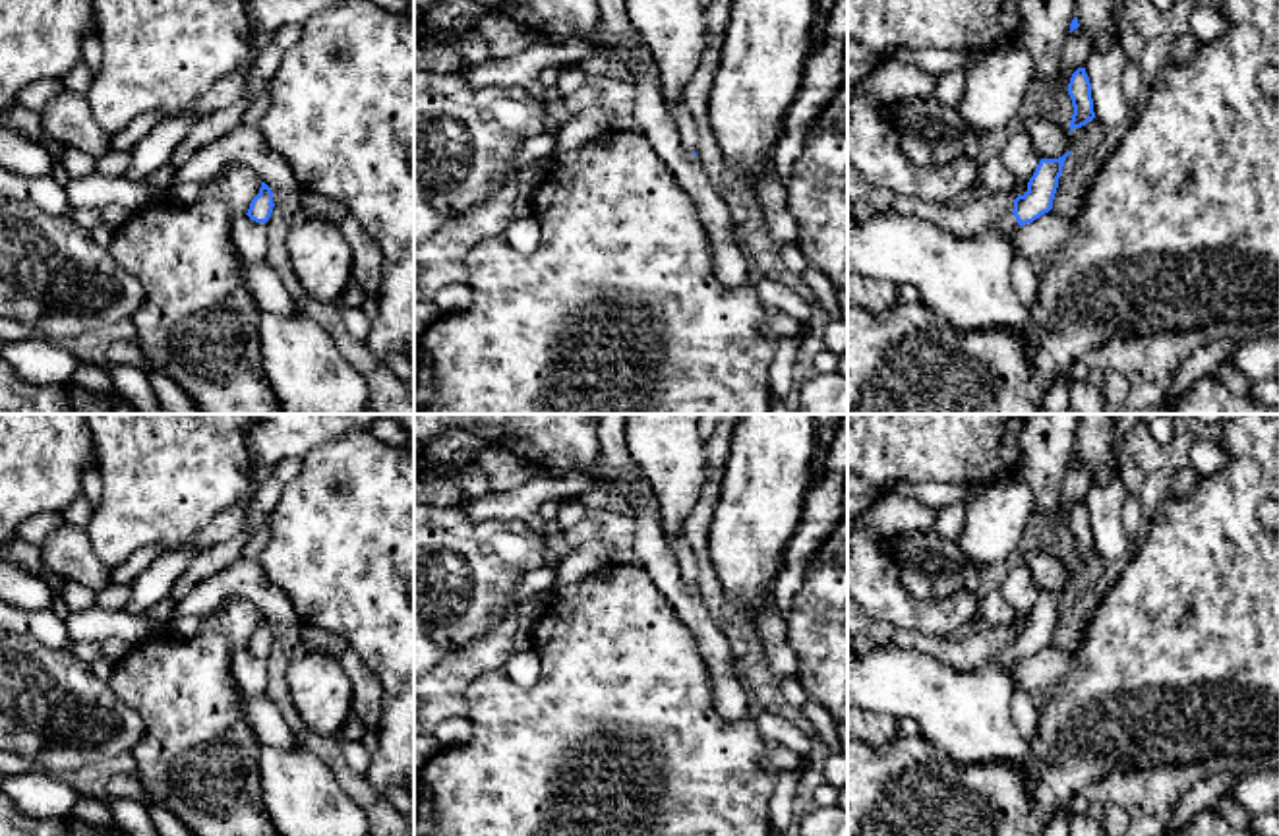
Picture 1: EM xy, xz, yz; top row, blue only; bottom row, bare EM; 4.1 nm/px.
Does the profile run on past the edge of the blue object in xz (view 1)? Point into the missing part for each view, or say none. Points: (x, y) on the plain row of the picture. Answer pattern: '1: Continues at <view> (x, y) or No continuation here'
1: No continuation here

